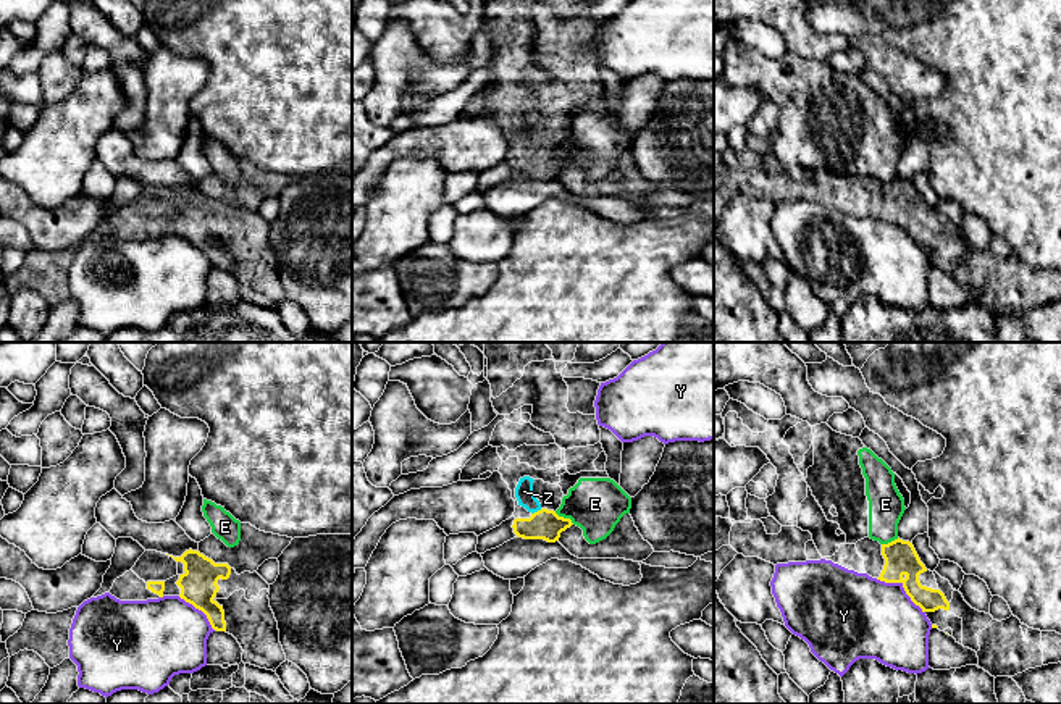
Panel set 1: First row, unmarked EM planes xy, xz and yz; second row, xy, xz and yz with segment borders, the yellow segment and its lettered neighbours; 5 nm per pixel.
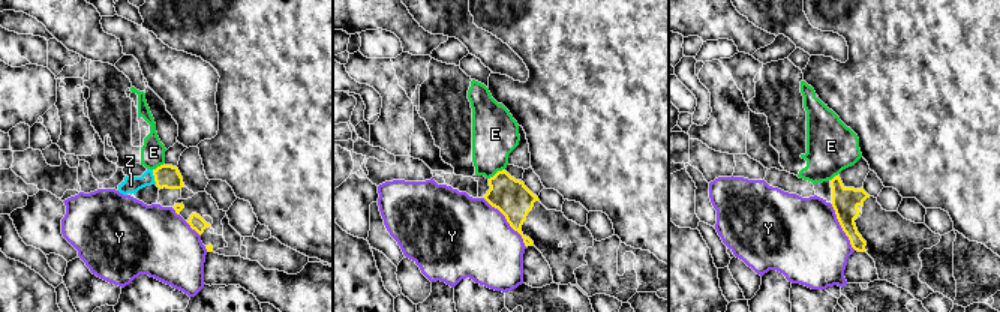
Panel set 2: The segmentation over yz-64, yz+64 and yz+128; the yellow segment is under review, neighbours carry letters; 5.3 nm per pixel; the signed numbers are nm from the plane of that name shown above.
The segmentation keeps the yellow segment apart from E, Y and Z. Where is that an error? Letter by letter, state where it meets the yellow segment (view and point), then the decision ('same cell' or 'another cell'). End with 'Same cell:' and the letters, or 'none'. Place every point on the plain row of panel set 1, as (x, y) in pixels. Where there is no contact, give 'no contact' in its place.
E: contact xz (562, 155); another cell
Y: contact yz (903, 225); another cell
Z: contact xz (538, 149); same cell
Same cell: Z

